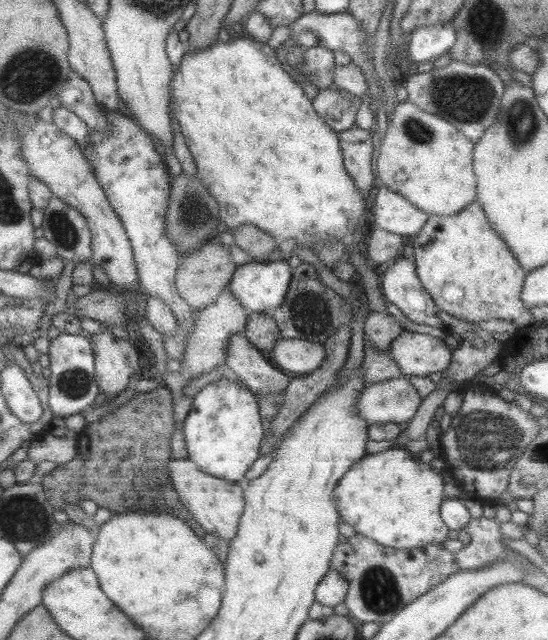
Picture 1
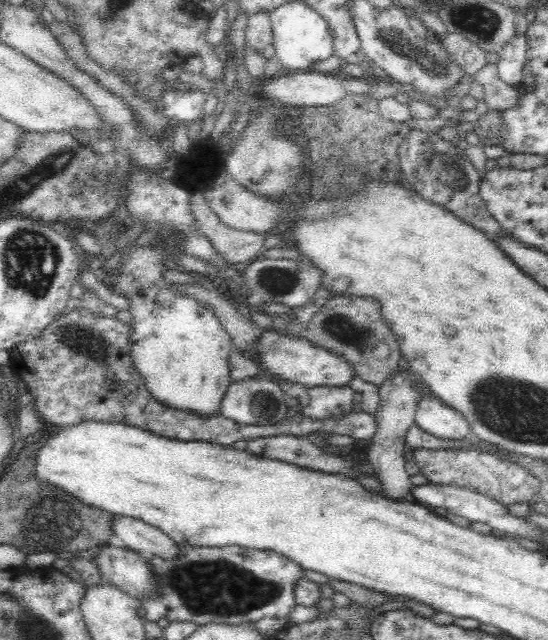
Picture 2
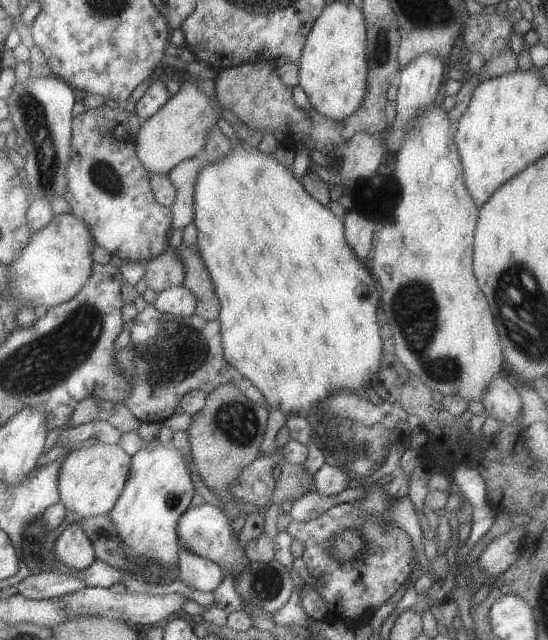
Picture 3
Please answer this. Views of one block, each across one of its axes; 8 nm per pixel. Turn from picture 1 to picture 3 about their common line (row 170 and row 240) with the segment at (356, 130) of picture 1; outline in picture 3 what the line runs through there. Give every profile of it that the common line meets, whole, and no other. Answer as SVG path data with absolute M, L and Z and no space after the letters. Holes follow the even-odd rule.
M352 208L344 212L342 219L344 237L350 249L362 260L367 258L367 252L371 248L371 236L379 227L373 220L357 214Z

